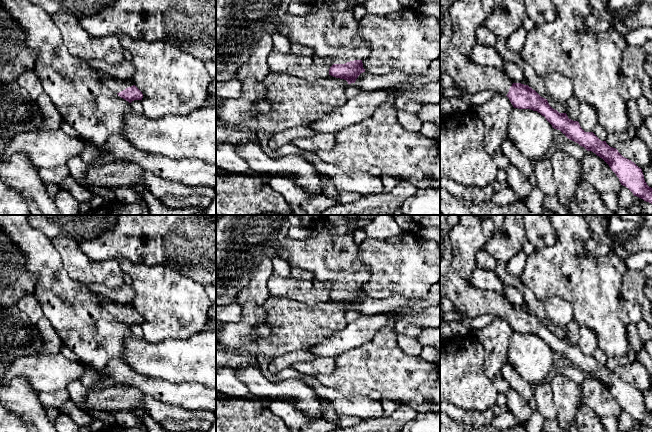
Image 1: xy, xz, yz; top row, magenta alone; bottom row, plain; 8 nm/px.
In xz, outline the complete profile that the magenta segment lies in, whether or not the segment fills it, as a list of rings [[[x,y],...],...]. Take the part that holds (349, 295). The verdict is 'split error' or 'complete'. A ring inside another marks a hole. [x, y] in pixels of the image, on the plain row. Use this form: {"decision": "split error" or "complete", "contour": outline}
{"decision": "split error", "contour": [[[320,218],[312,228],[315,232],[312,237],[296,240],[288,236],[283,241],[267,248],[266,253],[272,257],[284,250],[287,261],[292,267],[301,267],[311,271],[317,280],[332,283],[334,288],[329,293],[329,299],[344,303],[351,308],[365,296],[362,284],[370,279],[370,268],[362,262],[360,246],[354,242],[353,236],[333,234],[334,227],[335,225],[330,221]]]}

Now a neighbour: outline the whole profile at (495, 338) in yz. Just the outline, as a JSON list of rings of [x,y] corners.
[[[496,316],[490,325],[473,332],[484,348],[484,372],[491,381],[502,378],[501,370],[508,363],[513,333],[509,322]]]

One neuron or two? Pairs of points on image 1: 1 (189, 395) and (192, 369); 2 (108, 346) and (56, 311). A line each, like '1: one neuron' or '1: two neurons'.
1: two neurons
2: one neuron

